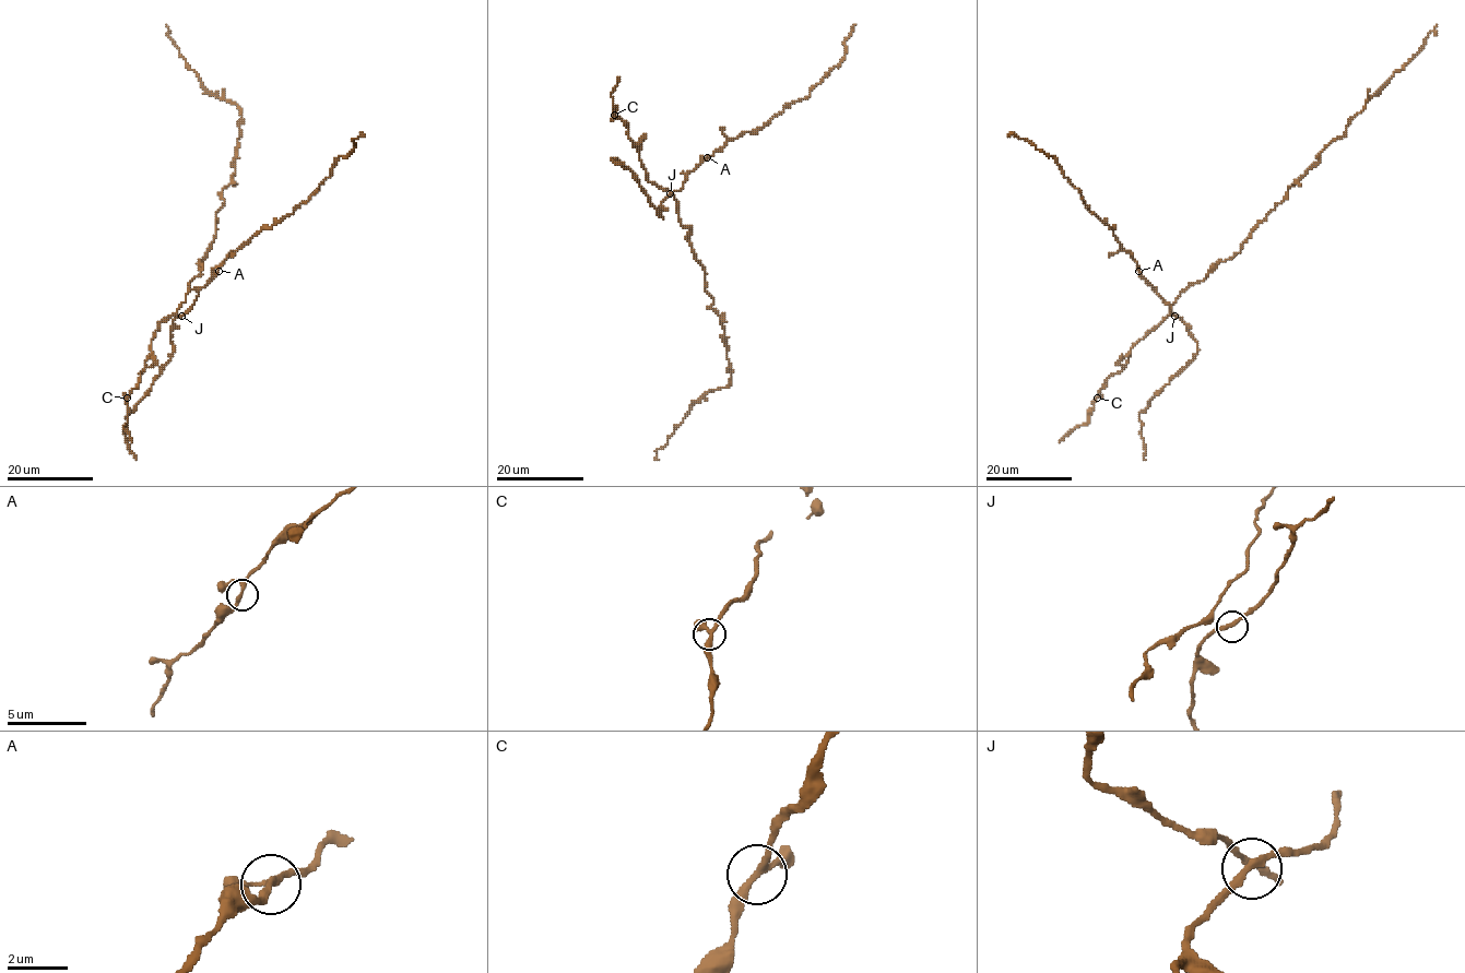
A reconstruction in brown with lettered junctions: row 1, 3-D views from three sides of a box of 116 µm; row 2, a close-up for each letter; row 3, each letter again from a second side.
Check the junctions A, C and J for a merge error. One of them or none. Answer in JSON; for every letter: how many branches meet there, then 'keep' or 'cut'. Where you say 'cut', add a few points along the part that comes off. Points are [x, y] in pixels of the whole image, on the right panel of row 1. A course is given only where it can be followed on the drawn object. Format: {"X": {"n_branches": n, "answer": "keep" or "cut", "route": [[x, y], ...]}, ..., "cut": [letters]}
{"A": {"n_branches": 3, "answer": "keep"}, "C": {"n_branches": 3, "answer": "keep"}, "J": {"n_branches": 3, "answer": "keep"}, "cut": []}

